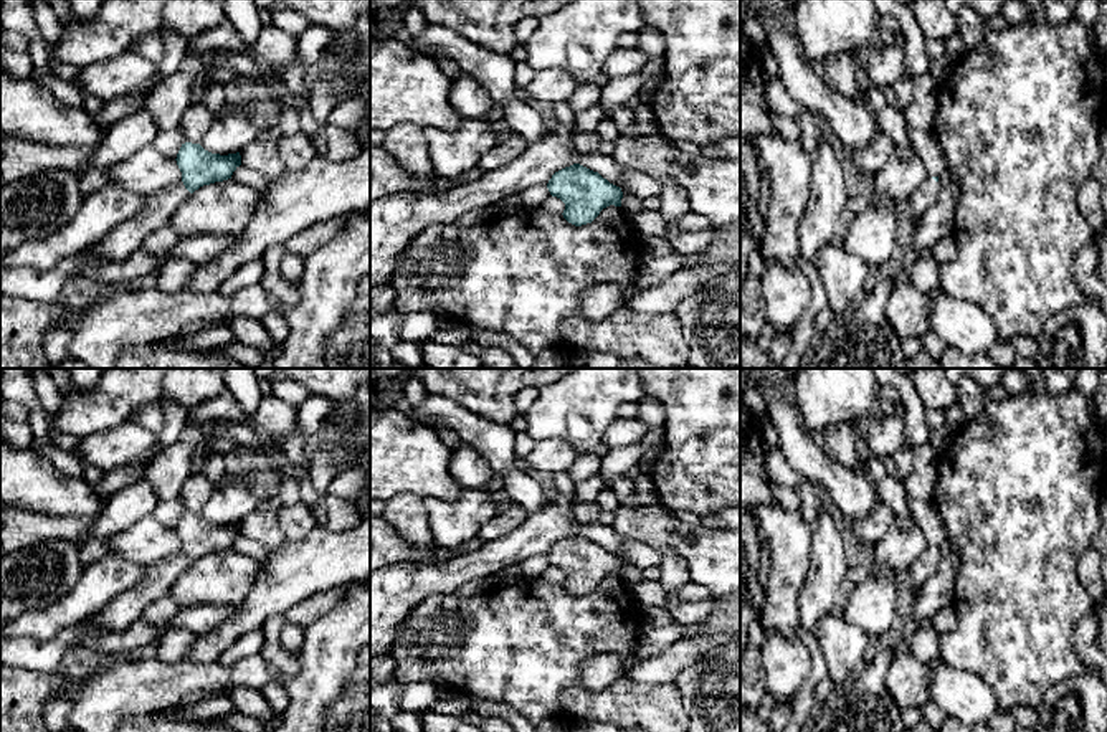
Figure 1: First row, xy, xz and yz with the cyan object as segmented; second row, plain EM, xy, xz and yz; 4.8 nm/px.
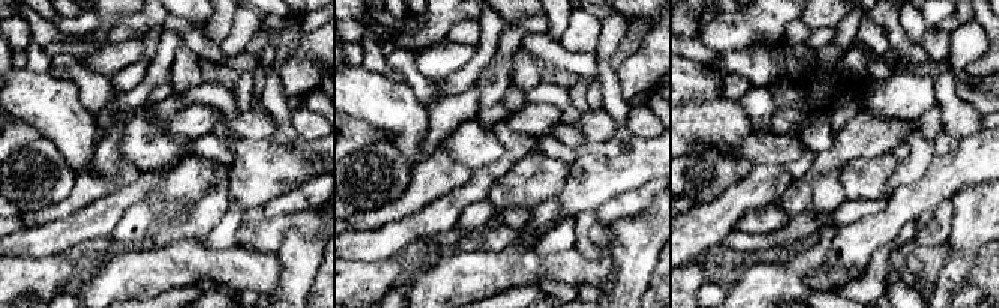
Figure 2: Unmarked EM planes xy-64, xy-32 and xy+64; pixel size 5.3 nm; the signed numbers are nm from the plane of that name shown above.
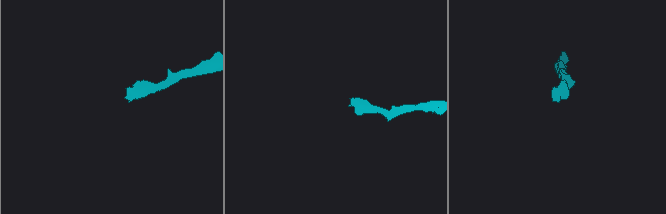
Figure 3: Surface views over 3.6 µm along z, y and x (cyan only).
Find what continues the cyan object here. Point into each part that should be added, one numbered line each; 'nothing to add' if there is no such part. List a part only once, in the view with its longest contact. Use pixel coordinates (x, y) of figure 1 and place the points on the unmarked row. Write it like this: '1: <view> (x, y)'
1: xy (40, 655)

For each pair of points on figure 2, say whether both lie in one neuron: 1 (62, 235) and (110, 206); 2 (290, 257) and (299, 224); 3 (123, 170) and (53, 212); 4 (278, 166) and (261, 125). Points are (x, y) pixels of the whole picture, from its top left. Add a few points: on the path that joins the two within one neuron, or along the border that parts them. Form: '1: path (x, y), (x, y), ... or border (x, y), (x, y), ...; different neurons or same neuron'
1: path (74, 230), (98, 218); same neuron
2: border (318, 242), (308, 241), (291, 230), (275, 253); different neurons
3: path (105, 176), (71, 205); same neuron
4: border (275, 119), (275, 129), (269, 135), (240, 138); different neurons

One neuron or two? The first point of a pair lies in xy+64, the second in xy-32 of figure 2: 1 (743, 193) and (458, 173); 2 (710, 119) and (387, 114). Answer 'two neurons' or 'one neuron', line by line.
1: one neuron
2: two neurons

